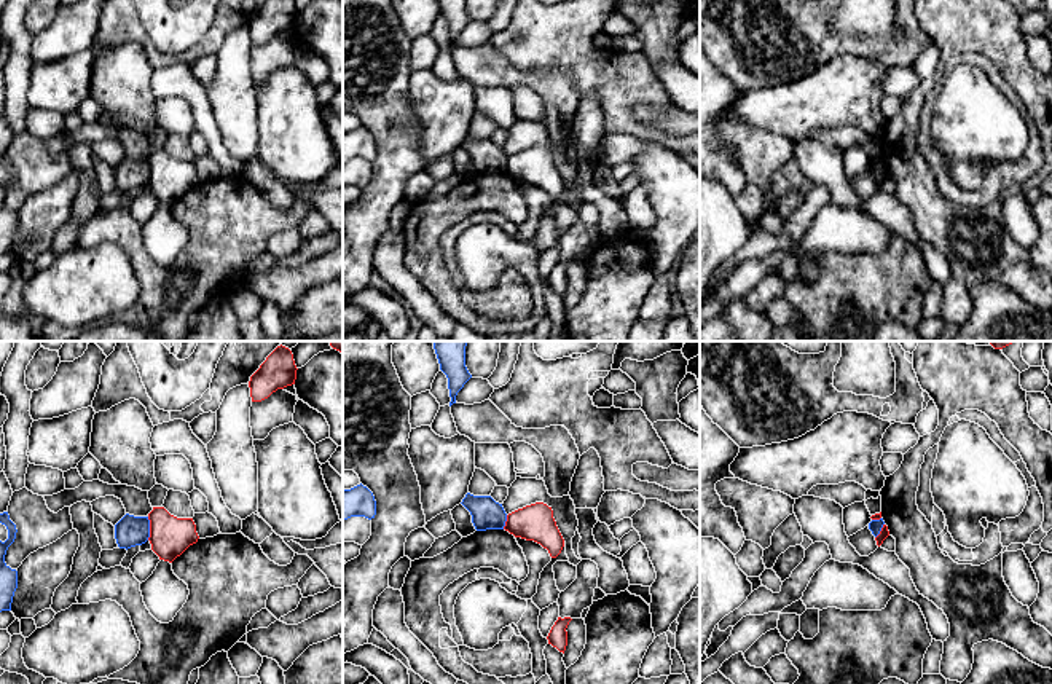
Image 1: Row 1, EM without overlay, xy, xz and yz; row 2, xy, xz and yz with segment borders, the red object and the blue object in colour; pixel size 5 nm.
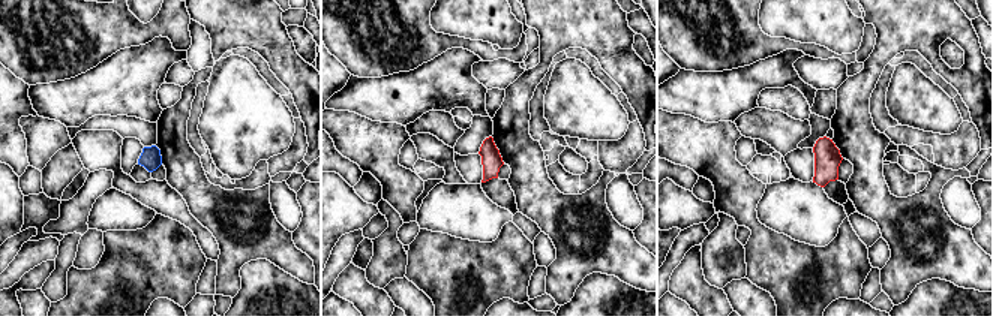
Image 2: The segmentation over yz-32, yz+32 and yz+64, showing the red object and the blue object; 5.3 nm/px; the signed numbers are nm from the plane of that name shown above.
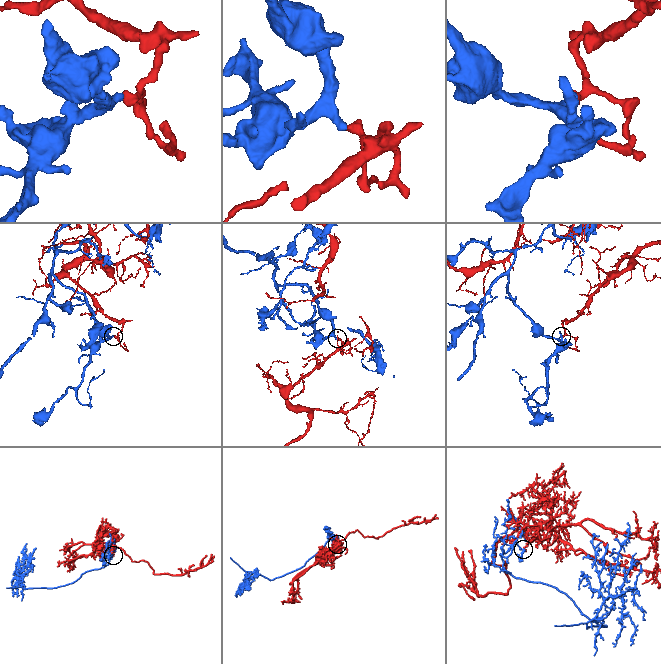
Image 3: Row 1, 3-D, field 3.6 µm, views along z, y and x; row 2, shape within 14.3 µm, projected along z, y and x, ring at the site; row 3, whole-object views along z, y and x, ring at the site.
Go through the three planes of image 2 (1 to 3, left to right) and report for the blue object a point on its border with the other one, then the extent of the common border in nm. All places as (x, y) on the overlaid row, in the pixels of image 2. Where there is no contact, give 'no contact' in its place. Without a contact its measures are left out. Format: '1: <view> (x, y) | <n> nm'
1: no contact
2: no contact
3: no contact

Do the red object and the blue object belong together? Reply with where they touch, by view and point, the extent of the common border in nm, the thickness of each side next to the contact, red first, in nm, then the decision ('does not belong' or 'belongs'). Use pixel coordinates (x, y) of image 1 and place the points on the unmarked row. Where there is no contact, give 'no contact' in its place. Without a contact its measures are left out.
xy (150, 171) | 120 nm | 200/160 nm | does not belong

